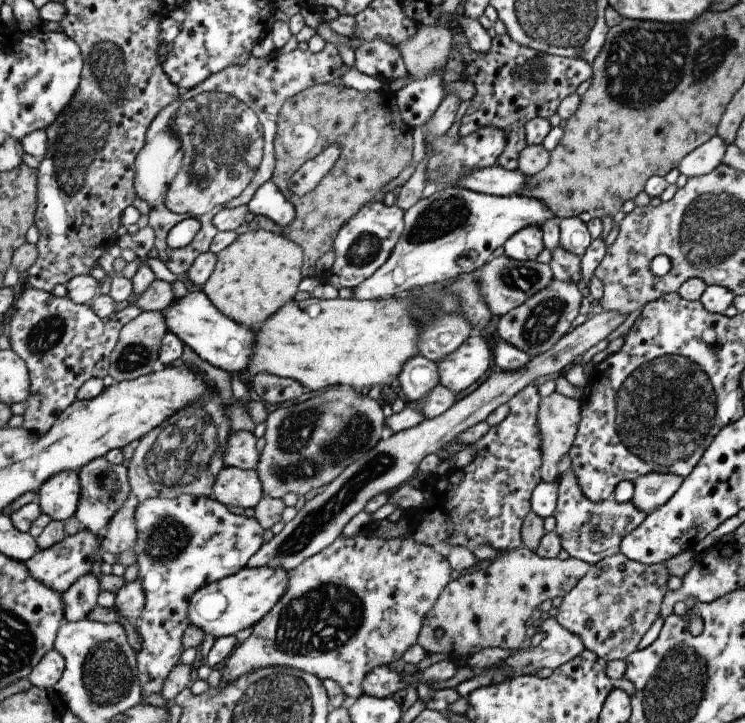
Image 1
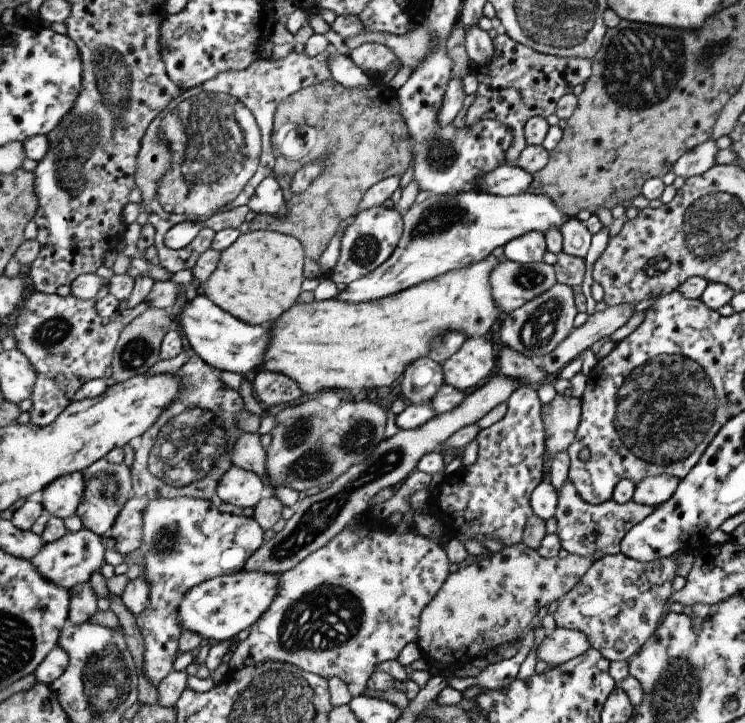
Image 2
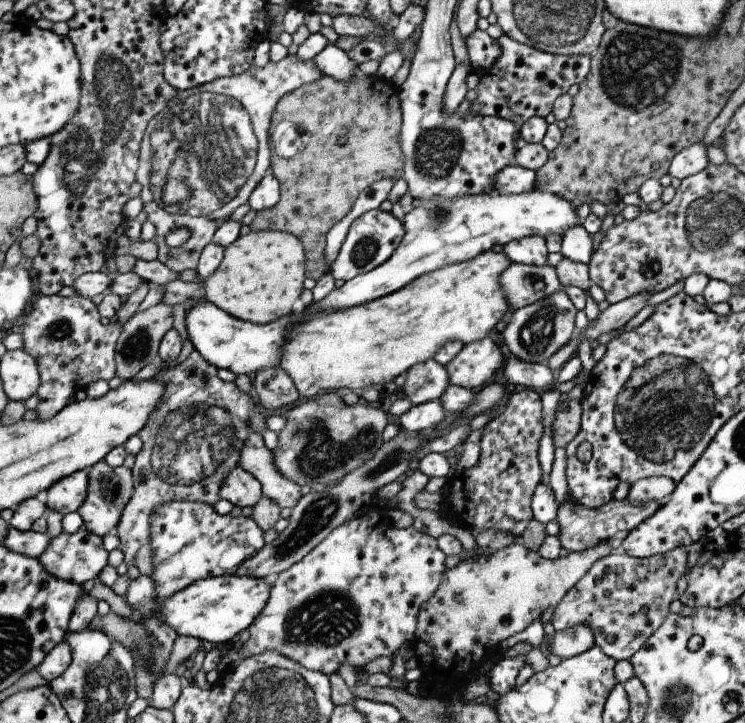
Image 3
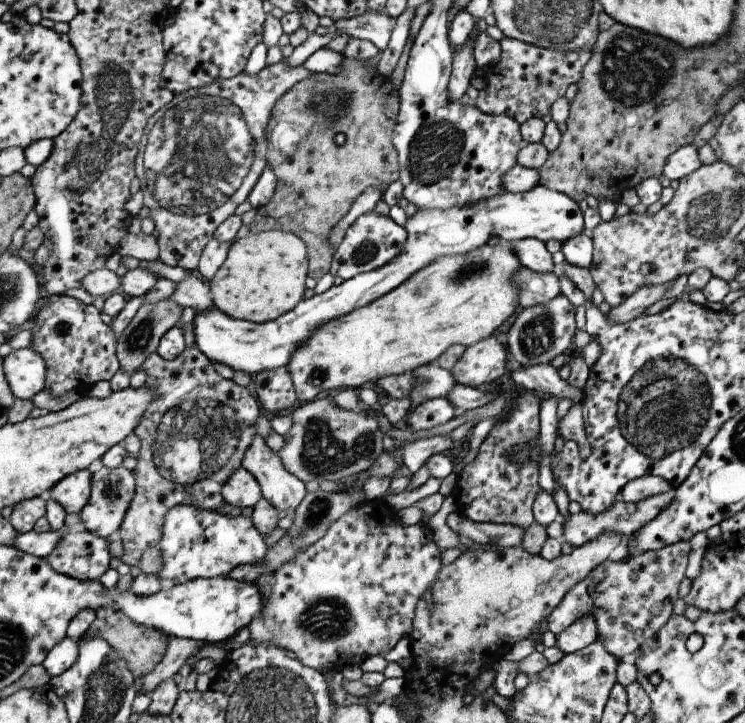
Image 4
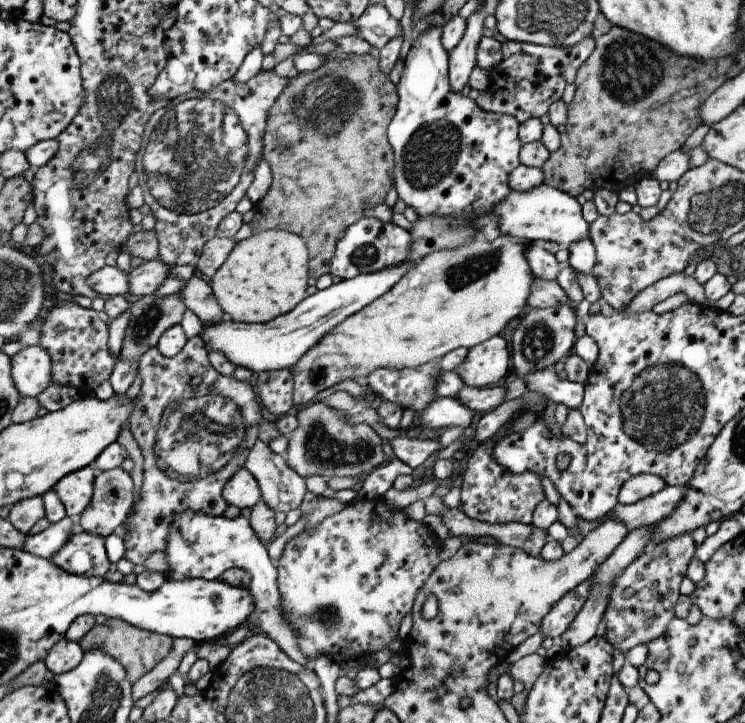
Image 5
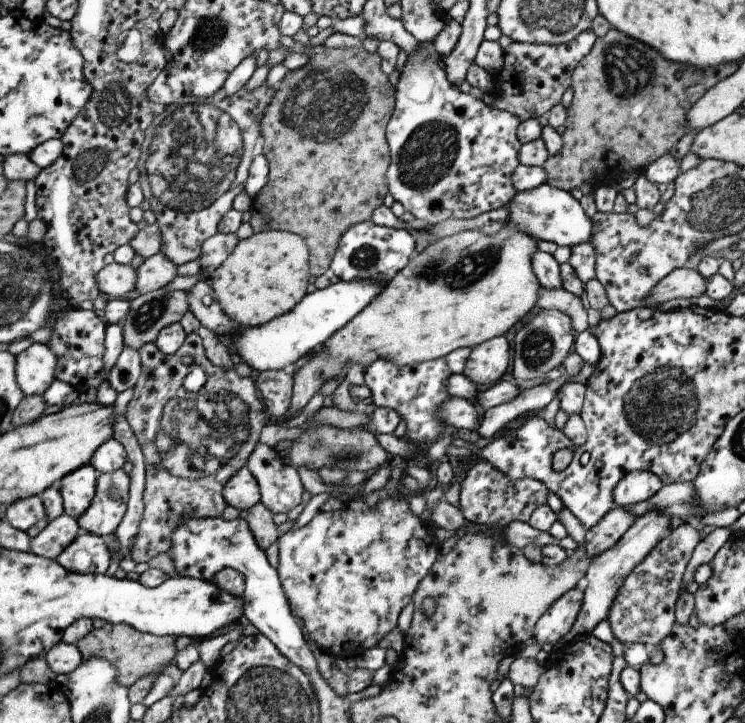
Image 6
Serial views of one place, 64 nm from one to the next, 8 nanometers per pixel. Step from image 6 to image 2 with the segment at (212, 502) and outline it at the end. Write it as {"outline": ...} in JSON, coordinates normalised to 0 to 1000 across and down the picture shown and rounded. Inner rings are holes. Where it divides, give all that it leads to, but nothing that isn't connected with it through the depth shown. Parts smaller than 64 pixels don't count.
{"outline":[[[258,488],[234,520],[244,528],[244,539],[191,600],[191,617],[183,622],[180,642],[173,647],[179,686],[156,714],[145,739],[156,747],[154,762],[166,769],[191,755],[193,703],[199,694],[242,687],[291,693],[293,667],[313,645],[307,621],[326,599],[323,589],[317,589],[321,574],[329,570],[322,542],[303,534],[266,490]]]}

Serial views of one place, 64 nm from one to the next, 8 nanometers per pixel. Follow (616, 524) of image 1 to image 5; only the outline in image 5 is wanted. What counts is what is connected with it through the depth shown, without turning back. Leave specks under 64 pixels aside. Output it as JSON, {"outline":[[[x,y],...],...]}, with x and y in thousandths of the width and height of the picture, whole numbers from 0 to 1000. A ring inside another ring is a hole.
{"outline":[[[895,671],[886,680],[863,689],[847,698],[827,696],[827,700],[813,714],[801,721],[791,721],[774,714],[776,750],[800,733],[813,718],[828,718],[839,725],[839,730],[848,736],[859,729],[872,729],[886,718],[894,716],[906,707],[917,687],[917,672]]]}

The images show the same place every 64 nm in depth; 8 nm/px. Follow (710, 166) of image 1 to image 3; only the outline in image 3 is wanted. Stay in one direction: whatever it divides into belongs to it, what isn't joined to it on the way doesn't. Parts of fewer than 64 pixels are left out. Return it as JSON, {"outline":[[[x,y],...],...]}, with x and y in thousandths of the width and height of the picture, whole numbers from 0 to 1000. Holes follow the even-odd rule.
{"outline":[[[936,198],[918,205],[918,207],[913,207],[902,219],[895,241],[902,246],[918,249],[923,243],[942,238],[948,230],[952,230],[950,203],[948,199]]]}

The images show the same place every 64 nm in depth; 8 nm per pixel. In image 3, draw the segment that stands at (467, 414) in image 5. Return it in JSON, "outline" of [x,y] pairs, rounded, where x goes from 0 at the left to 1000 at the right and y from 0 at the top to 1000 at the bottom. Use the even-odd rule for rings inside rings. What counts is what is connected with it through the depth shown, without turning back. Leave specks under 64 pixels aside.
{"outline":[[[583,553],[564,560],[554,560],[532,584],[538,595],[561,599],[573,592],[580,595],[591,584],[596,584],[599,575],[601,575],[601,570],[593,564],[591,553]]]}

